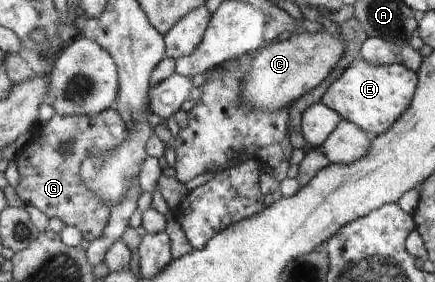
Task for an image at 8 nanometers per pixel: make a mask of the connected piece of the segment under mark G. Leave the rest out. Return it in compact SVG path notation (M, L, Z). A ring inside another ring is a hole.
M114 108L97 115L63 117L56 113L45 125L39 125L25 149L16 154L19 183L16 193L28 204L38 207L49 218L62 220L82 232L86 240L100 239L112 217L111 208L82 180L81 164L99 153L118 148L128 138L125 120Z

